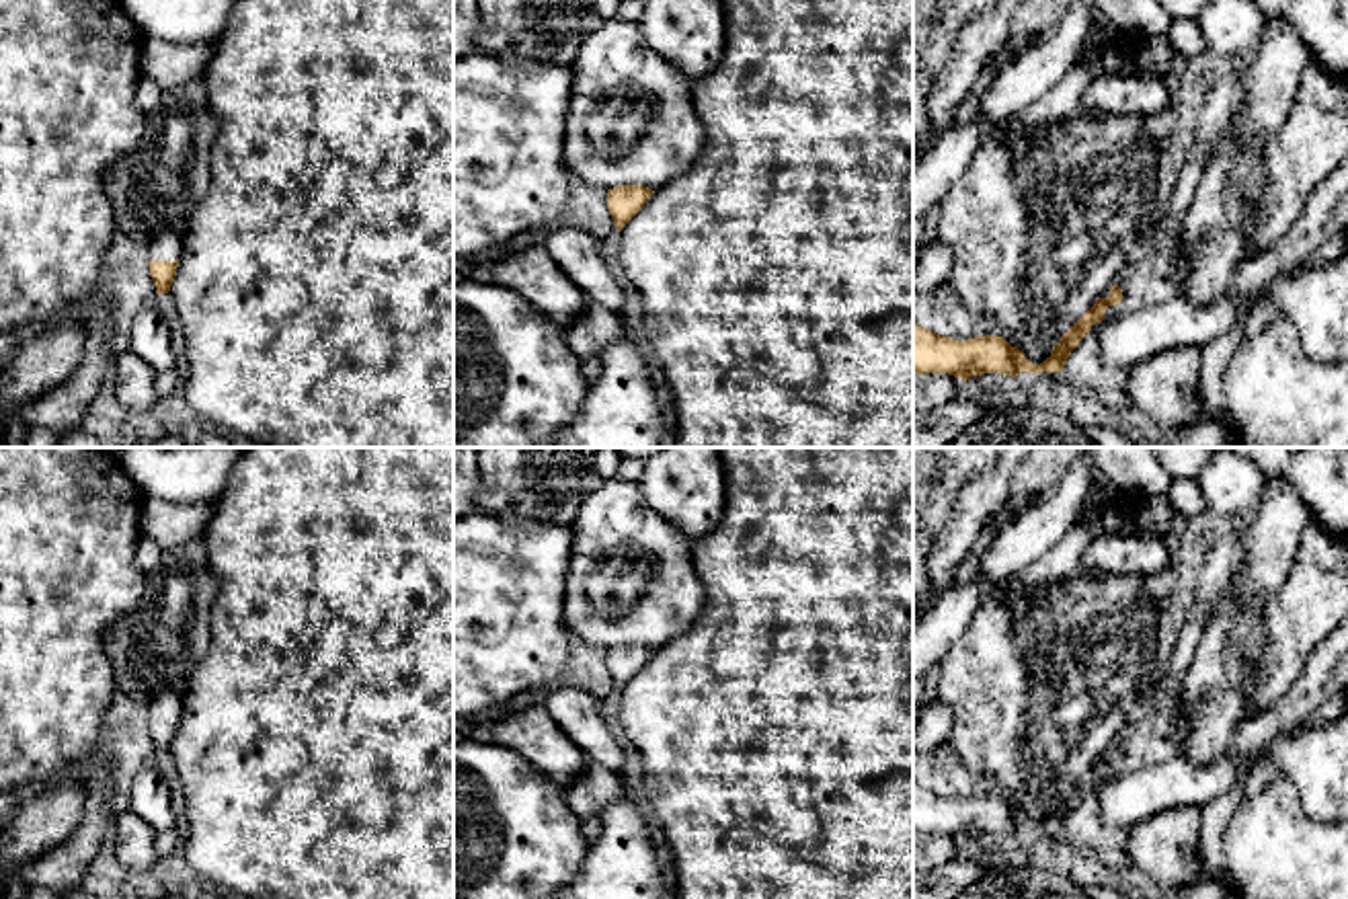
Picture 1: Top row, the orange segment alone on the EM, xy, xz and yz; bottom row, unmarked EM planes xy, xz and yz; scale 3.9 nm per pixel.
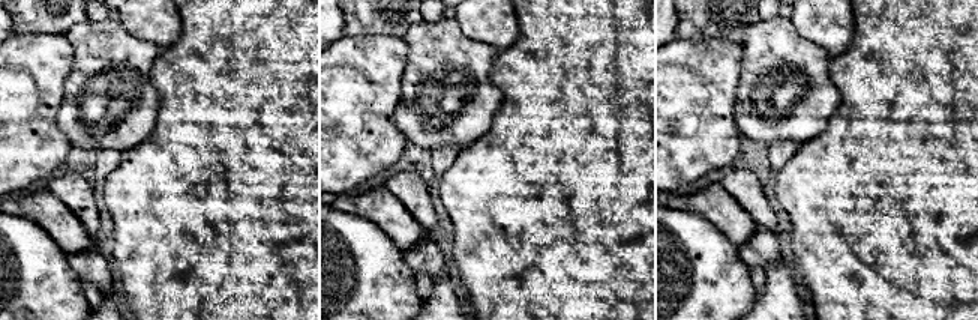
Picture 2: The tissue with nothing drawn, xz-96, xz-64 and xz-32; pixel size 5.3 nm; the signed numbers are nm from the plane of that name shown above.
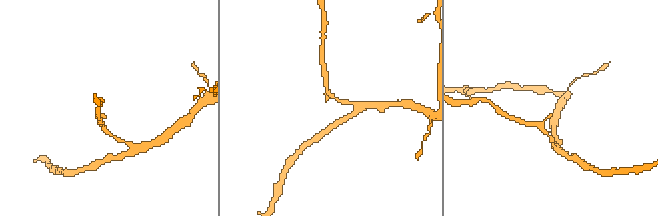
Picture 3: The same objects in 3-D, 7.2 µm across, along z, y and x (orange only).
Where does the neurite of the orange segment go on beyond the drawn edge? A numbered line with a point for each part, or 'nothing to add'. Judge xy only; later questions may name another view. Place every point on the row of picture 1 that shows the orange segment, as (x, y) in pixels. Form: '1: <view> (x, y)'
1: xy (165, 245)

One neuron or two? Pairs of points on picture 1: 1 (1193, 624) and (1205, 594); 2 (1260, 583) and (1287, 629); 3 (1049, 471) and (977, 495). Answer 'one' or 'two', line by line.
1: one
2: two
3: two

